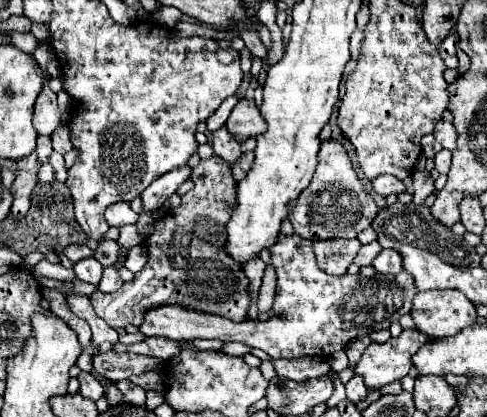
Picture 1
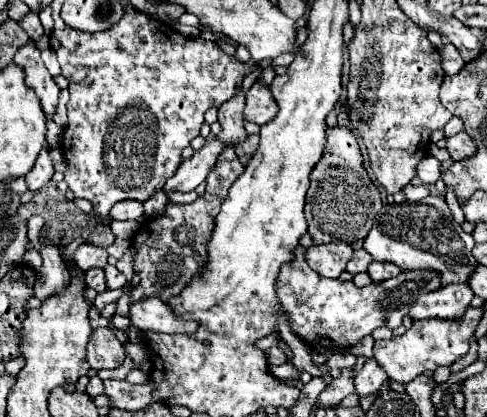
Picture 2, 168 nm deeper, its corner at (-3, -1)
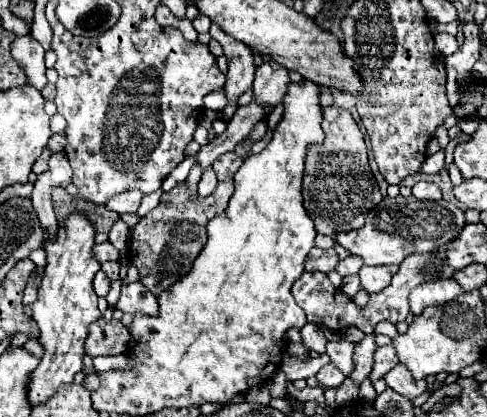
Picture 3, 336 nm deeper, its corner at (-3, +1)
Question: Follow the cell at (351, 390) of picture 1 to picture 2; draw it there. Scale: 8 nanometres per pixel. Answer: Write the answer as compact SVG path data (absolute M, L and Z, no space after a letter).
M367 358L363 368L359 370L359 374L355 376L357 394L375 394L385 382L387 382L387 374L373 358Z

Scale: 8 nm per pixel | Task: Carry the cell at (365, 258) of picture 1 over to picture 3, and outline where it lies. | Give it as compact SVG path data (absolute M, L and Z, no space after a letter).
M347 256L347 258L343 258L343 260L337 264L335 270L337 270L341 276L347 276L347 274L357 274L357 272L361 270L361 266L363 266L361 256Z

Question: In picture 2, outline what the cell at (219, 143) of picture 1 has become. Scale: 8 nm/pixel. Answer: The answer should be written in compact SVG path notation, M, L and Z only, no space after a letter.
M241 86L237 88L237 96L233 100L227 100L219 108L219 124L223 126L219 140L227 144L239 144L247 138L247 132L243 128L243 108L245 108L245 94L241 92Z

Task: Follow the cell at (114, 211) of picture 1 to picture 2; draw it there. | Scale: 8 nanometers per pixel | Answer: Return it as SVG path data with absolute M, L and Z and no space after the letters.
M123 200L117 202L109 214L113 220L143 220L143 204L133 200Z

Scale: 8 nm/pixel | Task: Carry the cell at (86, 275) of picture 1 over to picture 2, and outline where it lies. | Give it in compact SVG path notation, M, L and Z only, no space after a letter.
M91 268L85 272L85 282L89 288L93 288L95 292L105 292L107 284L105 284L105 274L101 268Z

